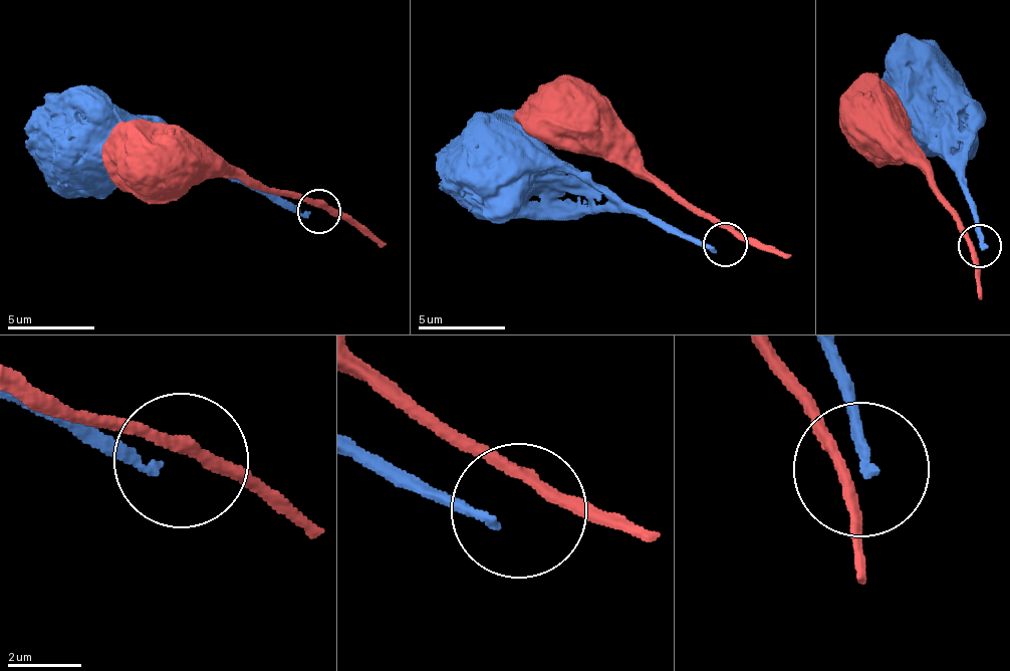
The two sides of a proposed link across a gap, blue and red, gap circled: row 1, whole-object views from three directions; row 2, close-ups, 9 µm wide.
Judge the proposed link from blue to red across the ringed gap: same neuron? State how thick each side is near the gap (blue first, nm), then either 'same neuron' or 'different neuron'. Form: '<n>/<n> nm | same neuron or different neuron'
200/320 nm | different neuron

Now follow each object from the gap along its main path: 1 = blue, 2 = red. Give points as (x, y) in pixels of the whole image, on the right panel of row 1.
1: (986, 246), (979, 222), (963, 193), (964, 161), (947, 133), (945, 96), (932, 97), (937, 105)
2: (973, 250), (945, 199), (919, 166), (881, 155), (868, 134)

